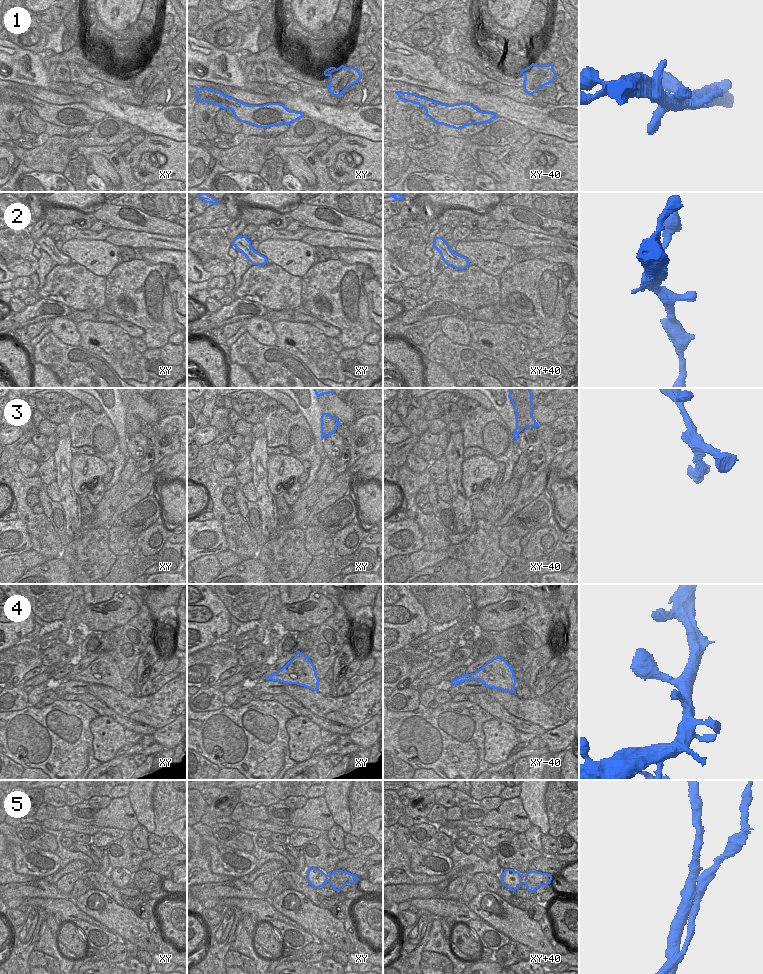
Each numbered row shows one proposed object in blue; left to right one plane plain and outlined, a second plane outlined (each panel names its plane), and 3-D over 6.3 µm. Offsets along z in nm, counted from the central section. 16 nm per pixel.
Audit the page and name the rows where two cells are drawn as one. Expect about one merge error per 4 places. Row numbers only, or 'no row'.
5

